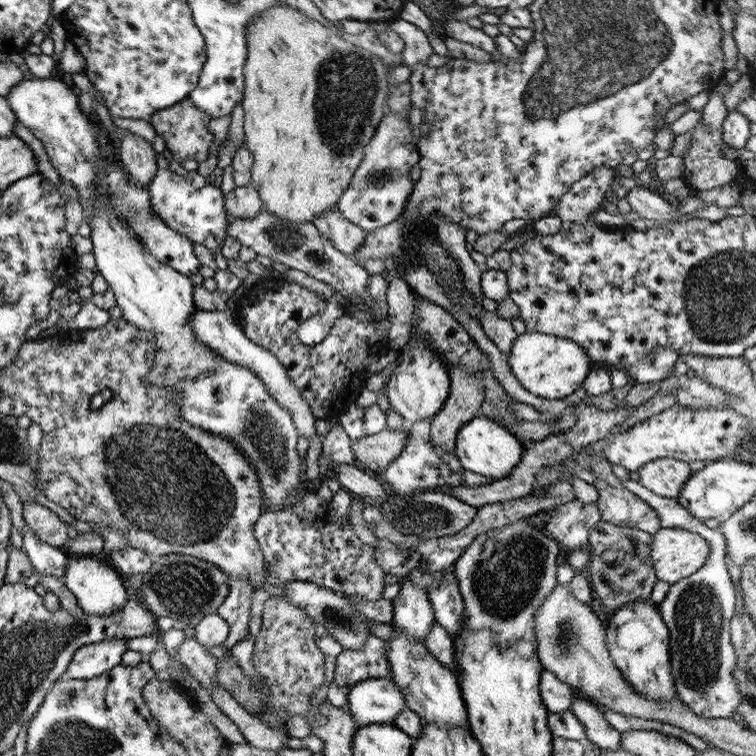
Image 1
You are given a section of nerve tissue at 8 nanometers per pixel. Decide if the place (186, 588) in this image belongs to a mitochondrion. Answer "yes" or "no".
yes

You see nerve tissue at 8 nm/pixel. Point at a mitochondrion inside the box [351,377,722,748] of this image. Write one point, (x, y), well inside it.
(506, 579)

